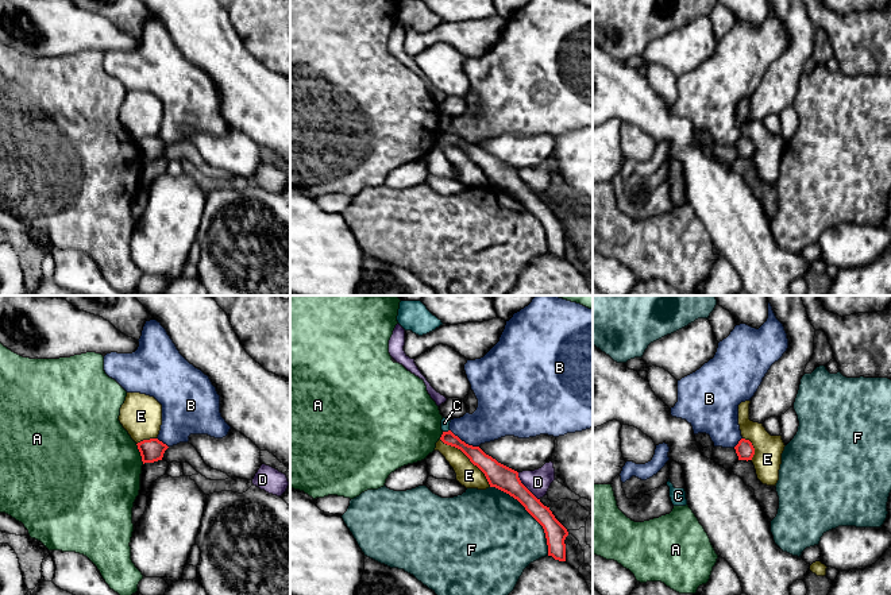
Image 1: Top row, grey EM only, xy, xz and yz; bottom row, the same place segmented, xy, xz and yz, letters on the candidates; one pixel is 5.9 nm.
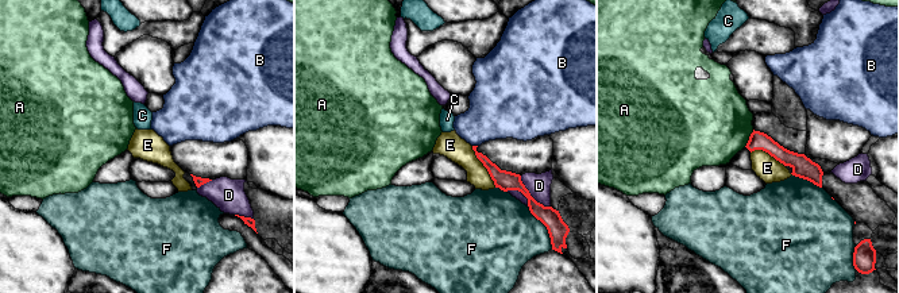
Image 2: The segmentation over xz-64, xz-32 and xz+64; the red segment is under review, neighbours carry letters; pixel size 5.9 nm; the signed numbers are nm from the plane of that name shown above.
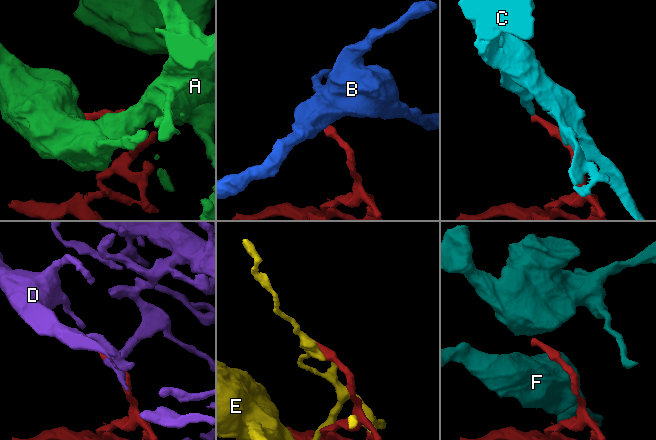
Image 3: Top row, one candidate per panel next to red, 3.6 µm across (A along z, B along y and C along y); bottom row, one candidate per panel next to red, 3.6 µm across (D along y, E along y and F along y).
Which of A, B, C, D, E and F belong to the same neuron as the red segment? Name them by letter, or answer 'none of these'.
none of these

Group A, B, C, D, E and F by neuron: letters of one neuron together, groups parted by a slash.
A / B / C / D / E / F

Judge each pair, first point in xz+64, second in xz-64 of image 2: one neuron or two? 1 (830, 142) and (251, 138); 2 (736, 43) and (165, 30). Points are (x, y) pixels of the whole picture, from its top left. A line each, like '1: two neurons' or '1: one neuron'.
1: two neurons
2: one neuron

